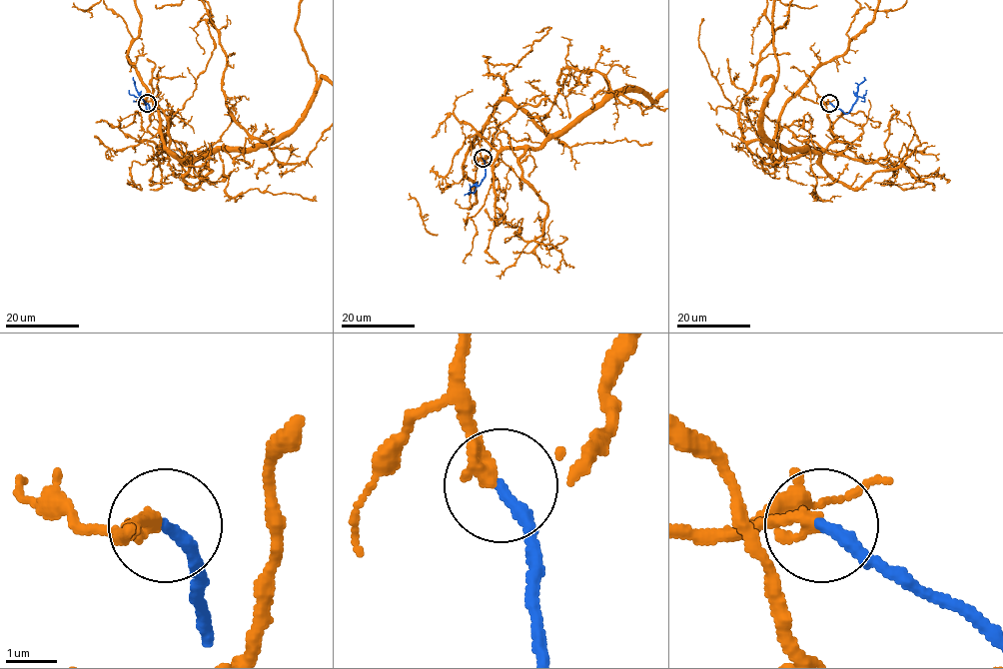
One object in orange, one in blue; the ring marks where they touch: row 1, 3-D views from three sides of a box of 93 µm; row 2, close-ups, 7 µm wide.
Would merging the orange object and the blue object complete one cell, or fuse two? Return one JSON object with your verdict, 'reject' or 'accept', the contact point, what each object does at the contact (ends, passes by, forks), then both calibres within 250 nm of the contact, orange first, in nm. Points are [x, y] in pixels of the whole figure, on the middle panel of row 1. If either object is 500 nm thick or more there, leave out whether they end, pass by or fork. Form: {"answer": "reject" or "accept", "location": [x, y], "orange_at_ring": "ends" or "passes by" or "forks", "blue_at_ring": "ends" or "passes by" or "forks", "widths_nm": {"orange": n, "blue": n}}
{"answer": "accept", "location": [483, 158], "orange_at_ring": "ends", "blue_at_ring": "ends", "widths_nm": {"orange": 320, "blue": 240}}

